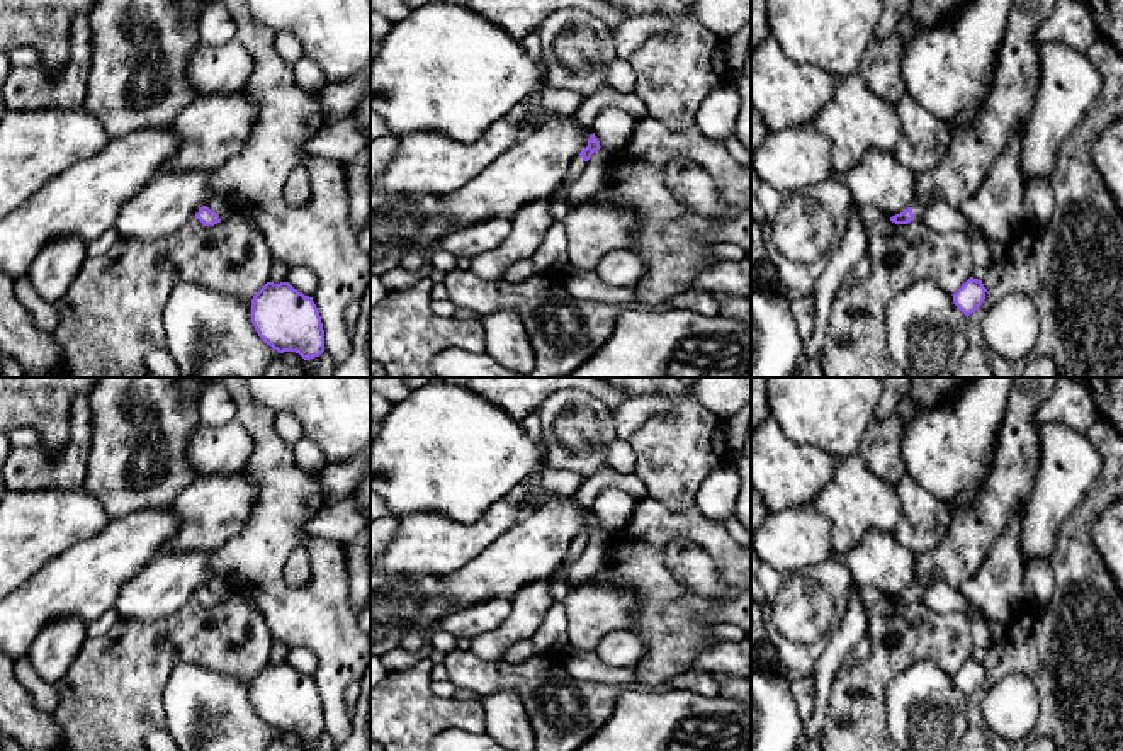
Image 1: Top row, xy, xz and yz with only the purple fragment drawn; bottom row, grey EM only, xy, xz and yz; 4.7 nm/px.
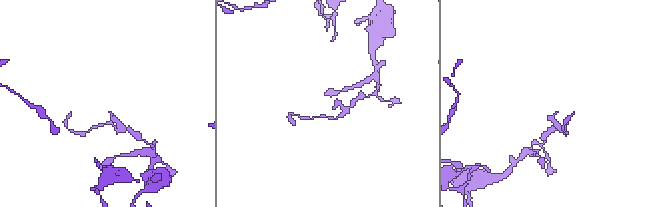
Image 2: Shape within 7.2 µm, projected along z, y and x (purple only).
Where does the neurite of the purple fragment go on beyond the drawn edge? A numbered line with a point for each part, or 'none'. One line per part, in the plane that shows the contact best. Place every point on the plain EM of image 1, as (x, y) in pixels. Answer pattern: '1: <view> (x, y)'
1: yz (918, 587)

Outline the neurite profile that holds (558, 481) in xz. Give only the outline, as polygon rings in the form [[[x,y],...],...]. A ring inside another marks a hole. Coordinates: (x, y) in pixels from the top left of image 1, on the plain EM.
[[[545,464],[540,466],[535,481],[554,496],[573,496],[584,481],[584,472],[569,469],[552,469]]]

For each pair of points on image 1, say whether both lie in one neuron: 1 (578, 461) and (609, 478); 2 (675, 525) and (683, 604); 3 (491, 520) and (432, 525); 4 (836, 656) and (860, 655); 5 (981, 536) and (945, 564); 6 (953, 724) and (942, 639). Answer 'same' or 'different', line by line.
1: different
2: same
3: same
4: different
5: same
6: different

